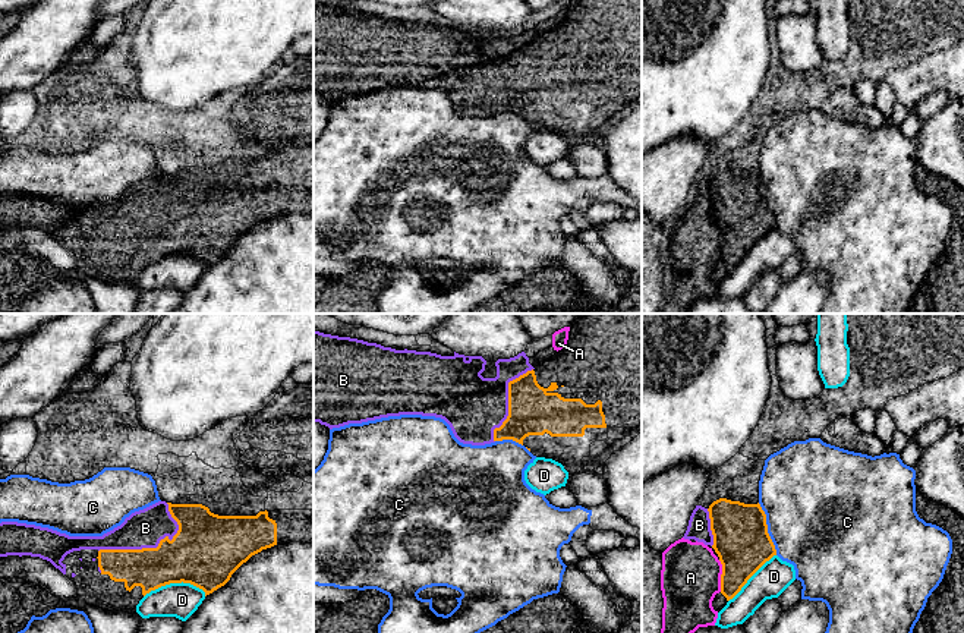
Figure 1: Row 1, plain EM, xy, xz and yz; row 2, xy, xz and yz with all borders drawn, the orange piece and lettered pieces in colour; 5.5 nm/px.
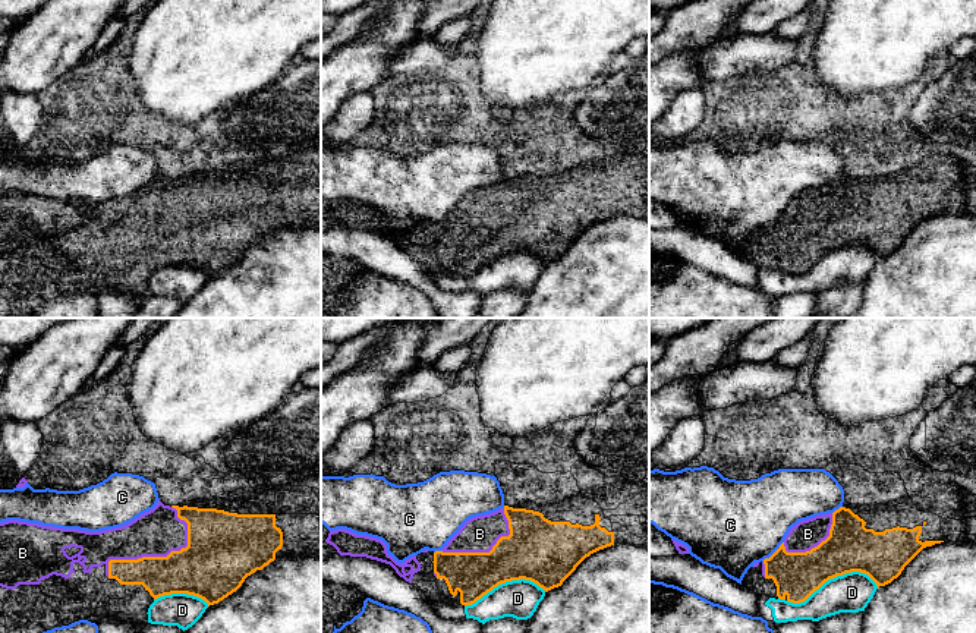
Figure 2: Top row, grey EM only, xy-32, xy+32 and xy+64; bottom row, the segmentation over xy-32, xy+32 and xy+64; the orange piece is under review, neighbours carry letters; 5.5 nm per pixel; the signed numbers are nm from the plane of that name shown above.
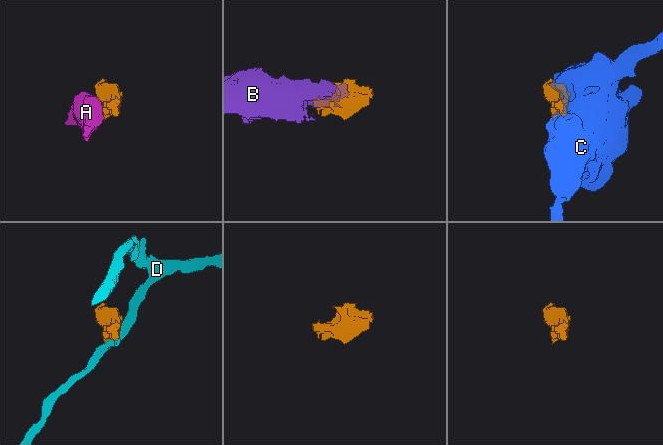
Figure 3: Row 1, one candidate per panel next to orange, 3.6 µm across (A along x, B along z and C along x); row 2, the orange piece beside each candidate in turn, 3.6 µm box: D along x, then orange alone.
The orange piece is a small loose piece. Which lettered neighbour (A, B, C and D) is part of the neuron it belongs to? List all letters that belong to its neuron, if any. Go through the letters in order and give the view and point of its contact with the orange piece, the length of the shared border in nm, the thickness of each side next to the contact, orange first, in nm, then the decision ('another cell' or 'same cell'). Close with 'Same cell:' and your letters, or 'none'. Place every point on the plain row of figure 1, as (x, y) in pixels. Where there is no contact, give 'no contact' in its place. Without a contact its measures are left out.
A: yz (721, 248) | 180 nm | 300/340 nm | another cell
B: xy (142, 220) | 480 nm | 260/200 nm | another cell
C: yz (766, 201) | 300 nm | 300/480 nm | another cell
D: xy (175, 254) | 340 nm | 380/190 nm | another cell
Same cell: none

